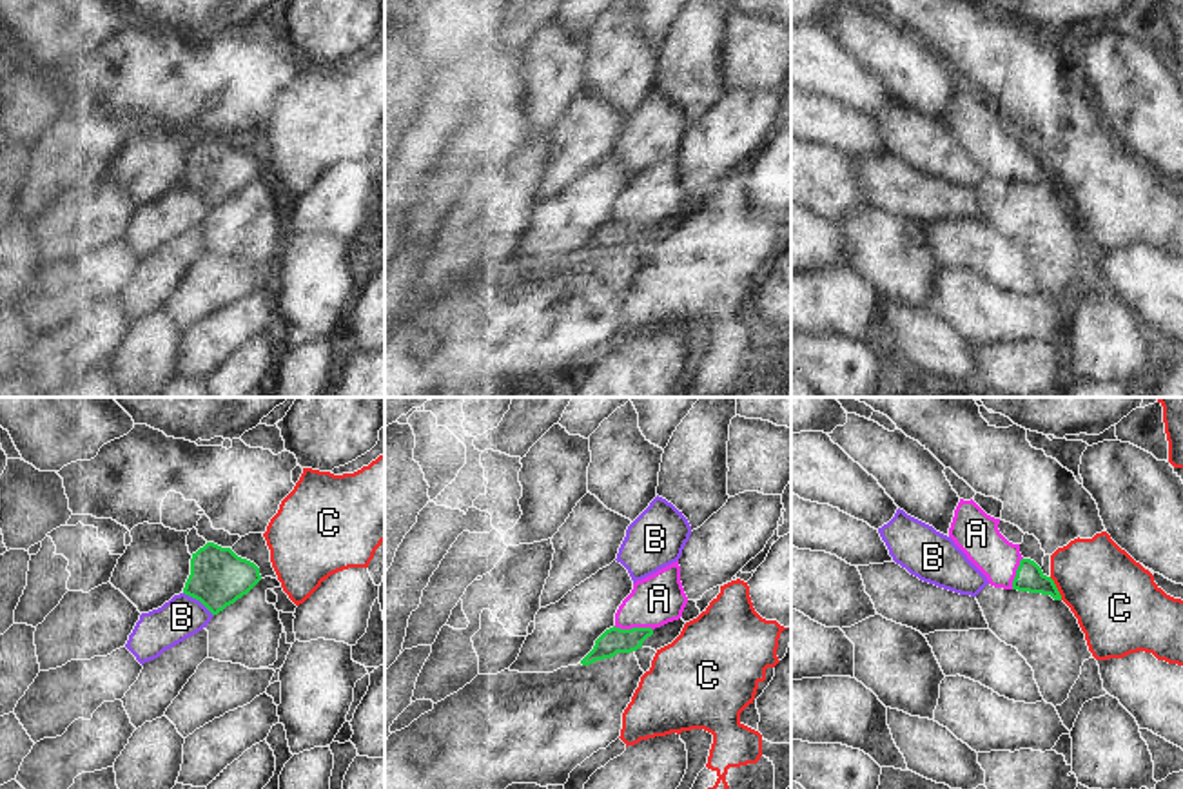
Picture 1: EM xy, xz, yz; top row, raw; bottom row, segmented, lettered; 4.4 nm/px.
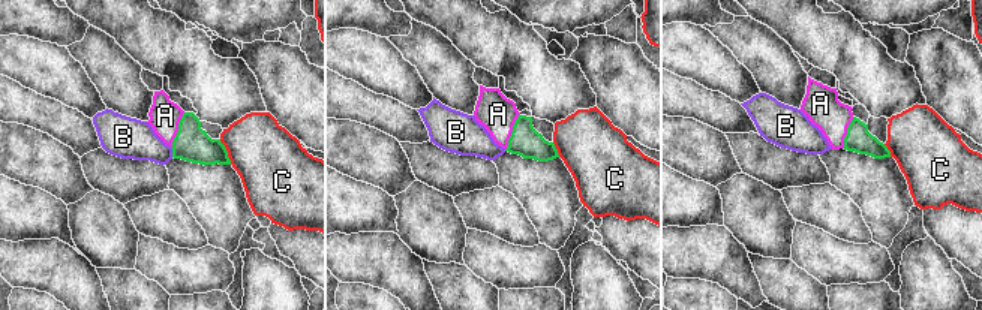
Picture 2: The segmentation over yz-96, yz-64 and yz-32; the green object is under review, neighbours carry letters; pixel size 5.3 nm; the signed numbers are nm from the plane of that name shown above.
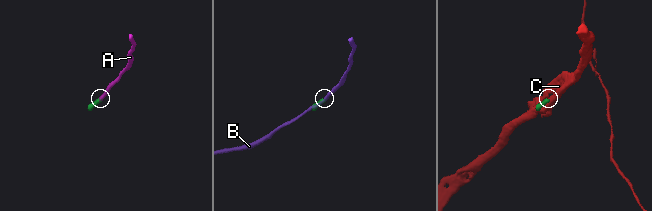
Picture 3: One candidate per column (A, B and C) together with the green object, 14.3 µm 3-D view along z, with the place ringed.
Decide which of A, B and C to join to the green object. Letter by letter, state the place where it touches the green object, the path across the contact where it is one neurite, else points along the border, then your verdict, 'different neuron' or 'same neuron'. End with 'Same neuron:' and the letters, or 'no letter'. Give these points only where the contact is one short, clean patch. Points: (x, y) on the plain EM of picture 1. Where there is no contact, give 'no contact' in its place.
A: meets green in xz at (634, 222); runs through xz (614, 234), (625, 231), (634, 222), (659, 193); same neuron
B: meets green in xy at (198, 193); different neuron
C: meets green in yz at (1056, 182); different neuron
Same neuron: A

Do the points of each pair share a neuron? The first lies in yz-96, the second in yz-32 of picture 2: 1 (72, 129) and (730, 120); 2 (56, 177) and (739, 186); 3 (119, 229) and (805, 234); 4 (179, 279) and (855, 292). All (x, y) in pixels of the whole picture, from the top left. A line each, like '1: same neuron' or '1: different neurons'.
1: same neuron
2: different neurons
3: different neurons
4: different neurons

